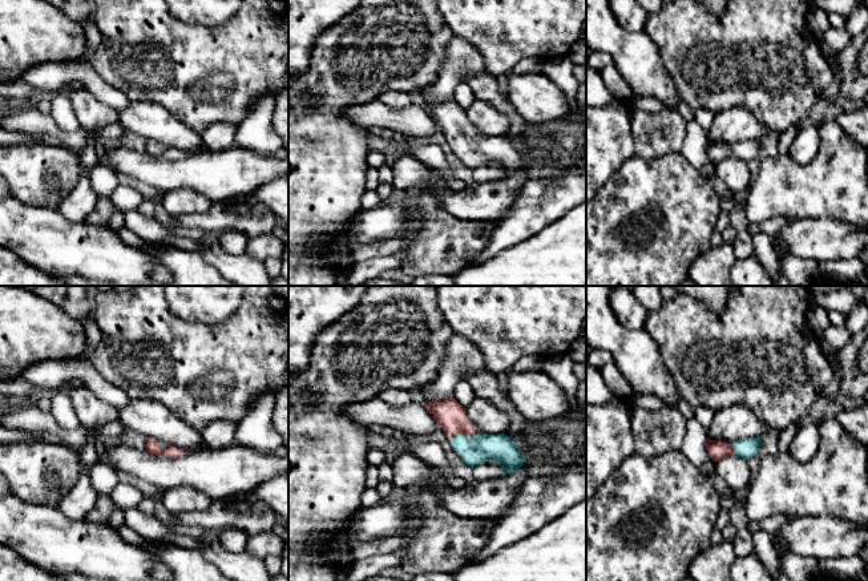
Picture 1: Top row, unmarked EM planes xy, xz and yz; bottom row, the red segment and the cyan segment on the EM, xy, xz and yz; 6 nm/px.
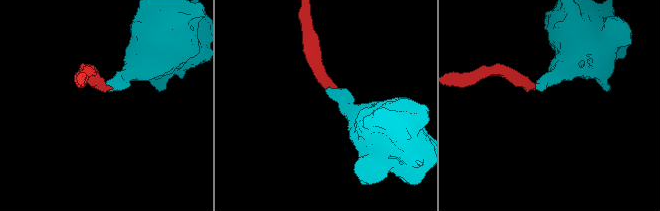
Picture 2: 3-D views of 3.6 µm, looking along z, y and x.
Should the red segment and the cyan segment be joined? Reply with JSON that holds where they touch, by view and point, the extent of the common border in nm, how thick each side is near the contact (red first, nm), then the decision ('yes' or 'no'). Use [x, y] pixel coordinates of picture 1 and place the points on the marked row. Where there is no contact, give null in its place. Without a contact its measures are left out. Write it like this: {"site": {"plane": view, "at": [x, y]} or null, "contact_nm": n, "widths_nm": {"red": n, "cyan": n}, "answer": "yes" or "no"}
{"site": {"plane": "xz", "at": [461, 432]}, "contact_nm": 170, "widths_nm": {"red": 180, "cyan": 180}, "answer": "yes"}

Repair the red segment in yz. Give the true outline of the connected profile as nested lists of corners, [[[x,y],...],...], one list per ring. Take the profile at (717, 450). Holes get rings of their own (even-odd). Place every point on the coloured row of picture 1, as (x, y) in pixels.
[[[744,437],[735,443],[728,443],[723,440],[706,439],[706,451],[714,463],[722,460],[723,457],[736,455],[743,459],[754,457],[762,445],[762,437]]]

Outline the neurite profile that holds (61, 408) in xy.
[[[57,391],[49,395],[51,398],[51,415],[58,427],[70,431],[77,428],[81,421],[78,420],[73,403],[66,391]]]

